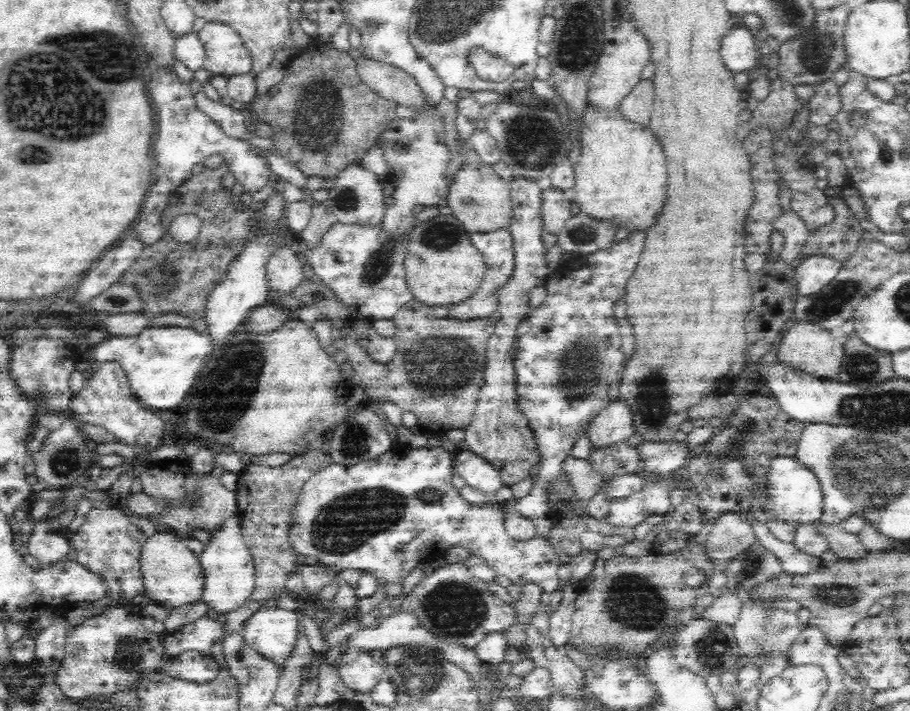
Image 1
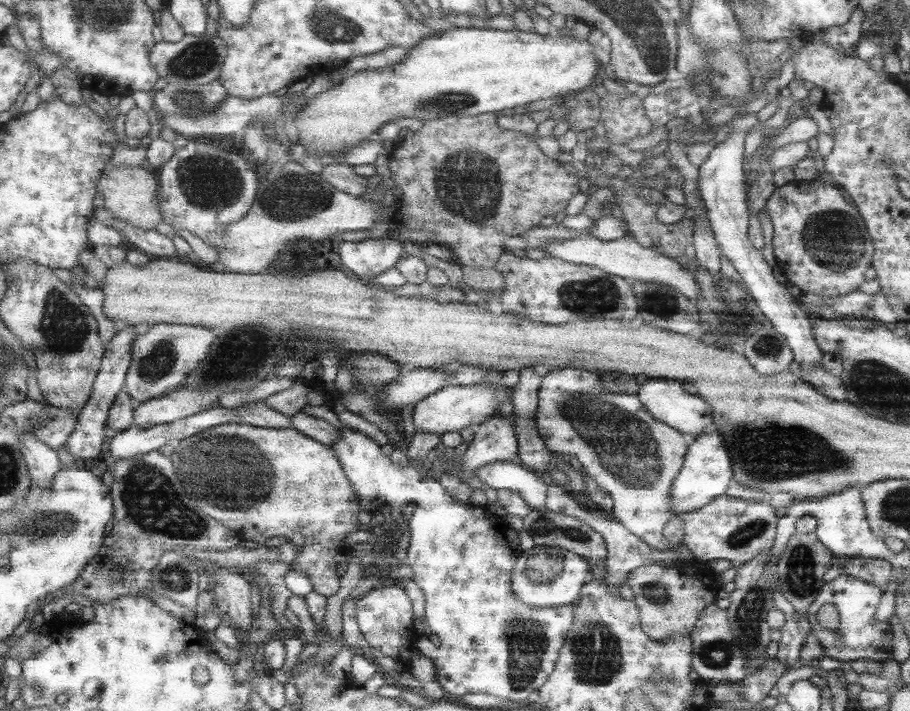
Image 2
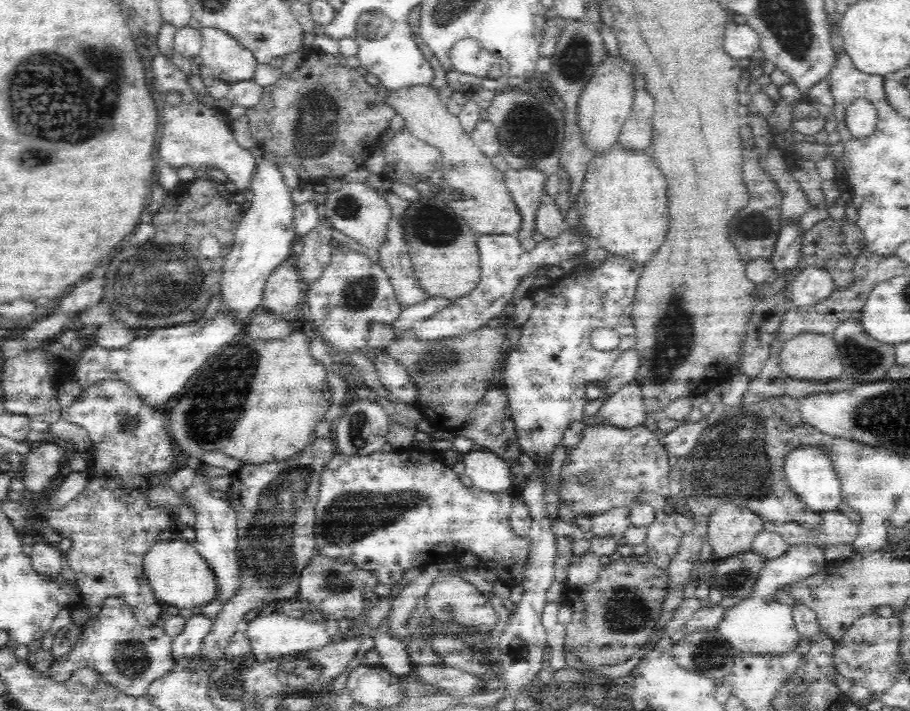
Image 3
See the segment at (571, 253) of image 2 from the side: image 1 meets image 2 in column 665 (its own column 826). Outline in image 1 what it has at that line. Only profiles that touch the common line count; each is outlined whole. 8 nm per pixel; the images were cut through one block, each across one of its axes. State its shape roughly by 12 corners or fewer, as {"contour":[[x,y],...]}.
{"contour":[[807,256],[795,269],[797,296],[824,290],[841,269],[831,256]]}

